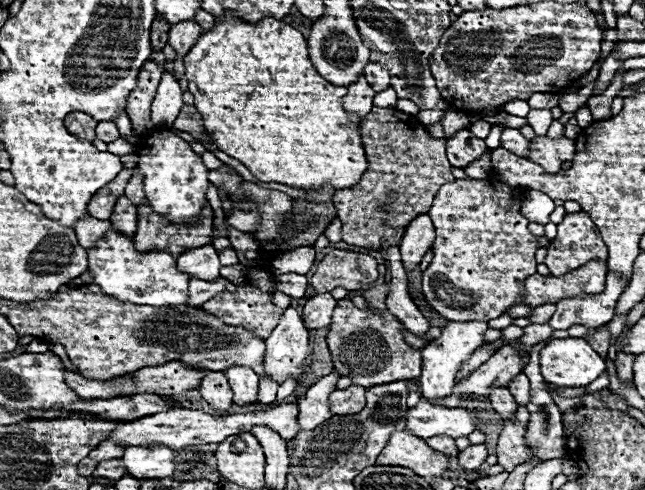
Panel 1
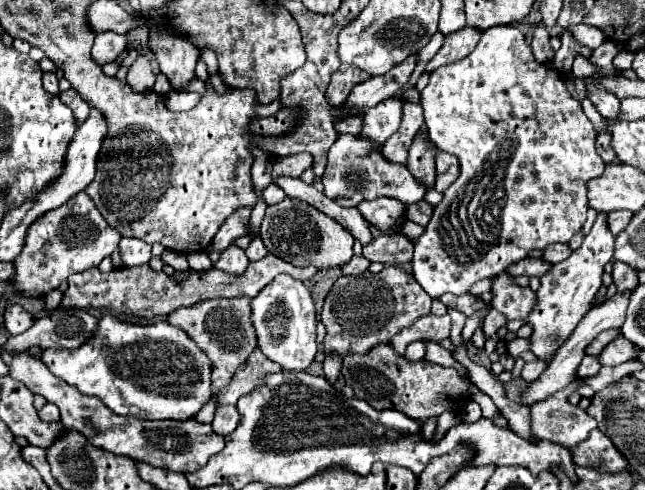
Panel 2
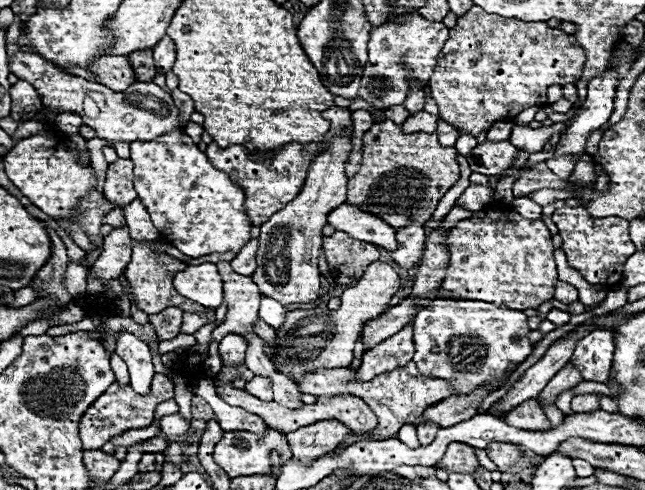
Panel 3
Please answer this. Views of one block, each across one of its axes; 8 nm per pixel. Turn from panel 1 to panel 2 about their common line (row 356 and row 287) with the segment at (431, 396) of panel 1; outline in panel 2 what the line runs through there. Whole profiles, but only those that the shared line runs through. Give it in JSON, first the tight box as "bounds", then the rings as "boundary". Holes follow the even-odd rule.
{"bounds":[412,26,604,298],"boundary":[[[492,26],[486,30],[472,54],[462,58],[460,62],[440,66],[434,70],[434,78],[428,82],[428,86],[422,90],[422,108],[426,116],[426,128],[430,132],[430,140],[444,152],[450,152],[458,156],[460,162],[460,176],[458,180],[444,192],[444,200],[434,208],[434,216],[430,224],[426,226],[426,232],[416,240],[414,258],[412,258],[412,274],[418,280],[418,284],[426,290],[430,298],[438,298],[446,292],[450,294],[462,294],[468,292],[470,286],[482,278],[496,276],[510,266],[510,262],[518,262],[528,256],[530,250],[544,250],[552,242],[568,242],[586,222],[586,210],[588,210],[588,198],[586,198],[586,182],[604,170],[602,158],[596,154],[594,142],[596,142],[596,130],[592,122],[586,118],[582,106],[578,100],[574,100],[560,74],[548,70],[544,64],[538,64],[532,50],[528,48],[524,34],[516,30],[516,26]]]}

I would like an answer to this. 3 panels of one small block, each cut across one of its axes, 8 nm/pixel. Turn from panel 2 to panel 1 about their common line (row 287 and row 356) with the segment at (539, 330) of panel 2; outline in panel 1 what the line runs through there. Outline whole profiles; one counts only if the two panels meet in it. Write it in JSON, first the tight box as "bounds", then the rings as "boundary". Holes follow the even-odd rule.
{"bounds":[540,338,604,388],"boundary":[[[584,338],[552,340],[540,352],[542,376],[548,384],[580,388],[604,374],[604,358]]]}

